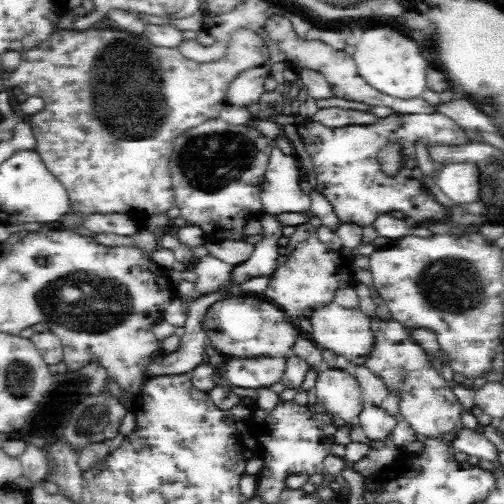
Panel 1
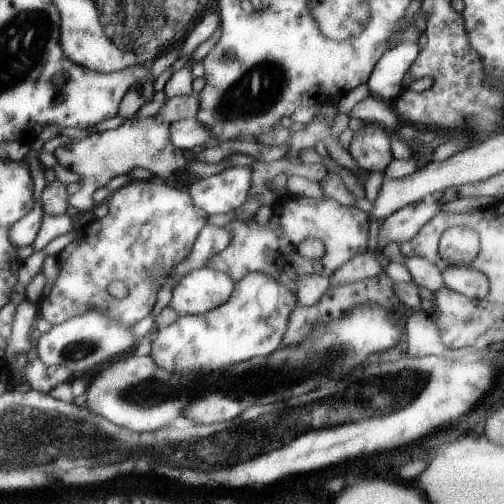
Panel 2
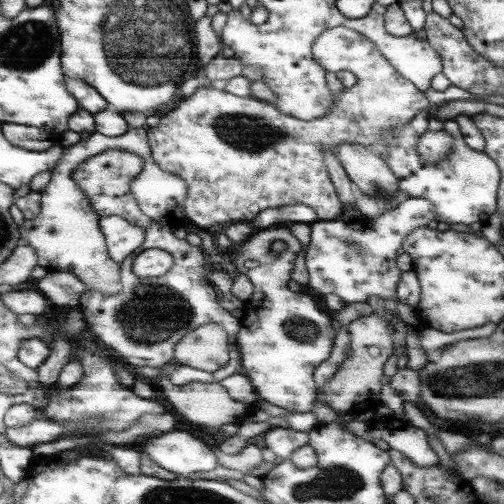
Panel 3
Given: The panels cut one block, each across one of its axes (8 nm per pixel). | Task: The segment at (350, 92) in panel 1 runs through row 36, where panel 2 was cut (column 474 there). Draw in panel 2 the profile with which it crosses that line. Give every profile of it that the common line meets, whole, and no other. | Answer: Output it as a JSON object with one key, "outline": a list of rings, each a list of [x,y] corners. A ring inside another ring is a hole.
{"outline":[[[447,266],[441,272],[441,278],[445,282],[445,288],[461,292],[467,298],[483,300],[489,294],[489,280],[485,278],[485,274],[471,270],[469,266]]]}

